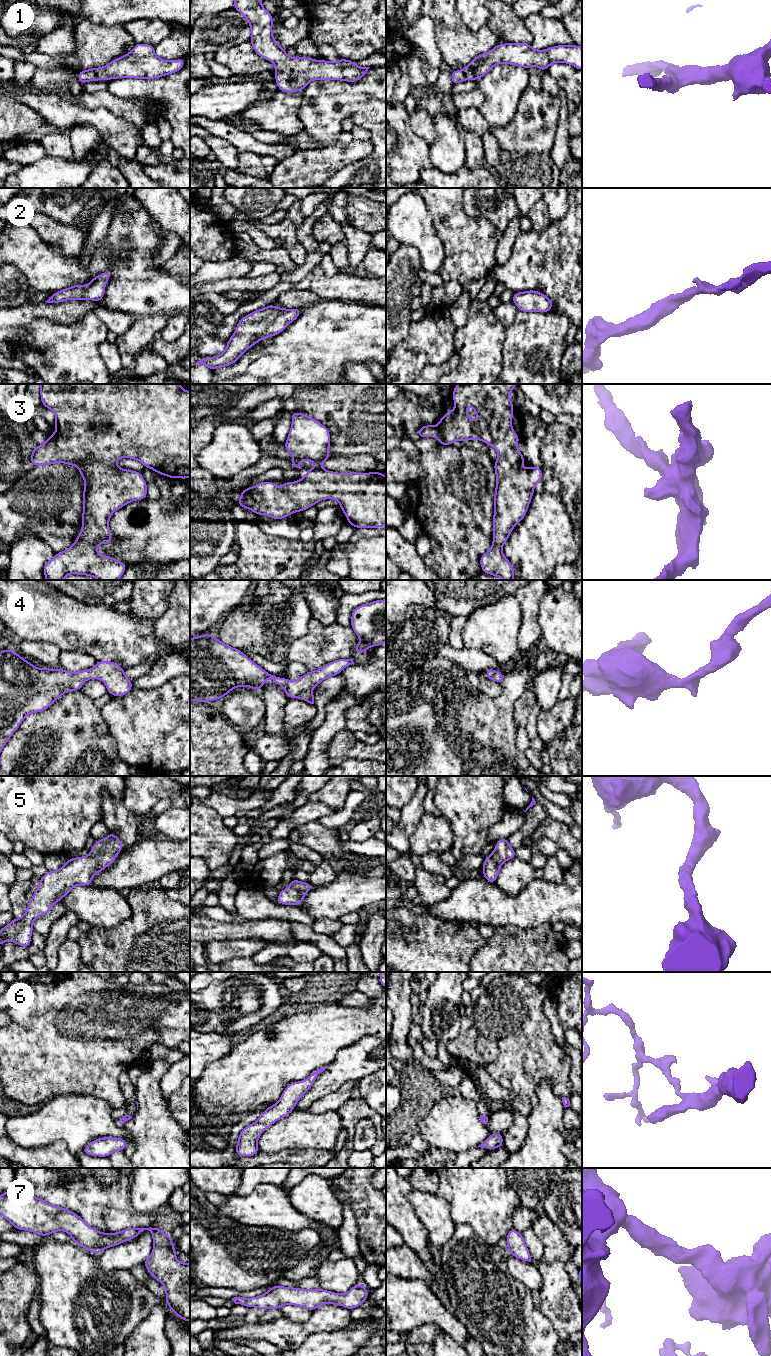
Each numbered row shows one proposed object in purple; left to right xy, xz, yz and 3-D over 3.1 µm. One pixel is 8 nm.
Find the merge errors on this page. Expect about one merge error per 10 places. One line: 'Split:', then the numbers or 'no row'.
Split: no row

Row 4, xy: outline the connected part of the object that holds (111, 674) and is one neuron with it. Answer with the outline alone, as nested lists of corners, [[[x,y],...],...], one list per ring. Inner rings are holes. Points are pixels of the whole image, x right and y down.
[[[9,648],[0,651],[0,753],[26,716],[48,709],[63,694],[81,690],[87,680],[94,678],[105,684],[111,696],[126,695],[133,688],[117,662],[97,661],[93,668],[73,673],[61,668],[38,668]]]

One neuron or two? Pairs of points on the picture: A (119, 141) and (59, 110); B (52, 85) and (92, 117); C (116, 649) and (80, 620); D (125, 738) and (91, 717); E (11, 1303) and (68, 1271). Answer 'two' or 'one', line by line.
A: one
B: two
C: one
D: two
E: two

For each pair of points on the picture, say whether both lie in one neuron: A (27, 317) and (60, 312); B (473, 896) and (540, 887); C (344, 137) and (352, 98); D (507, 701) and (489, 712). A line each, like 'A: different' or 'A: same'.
A: same
B: same
C: different
D: same

